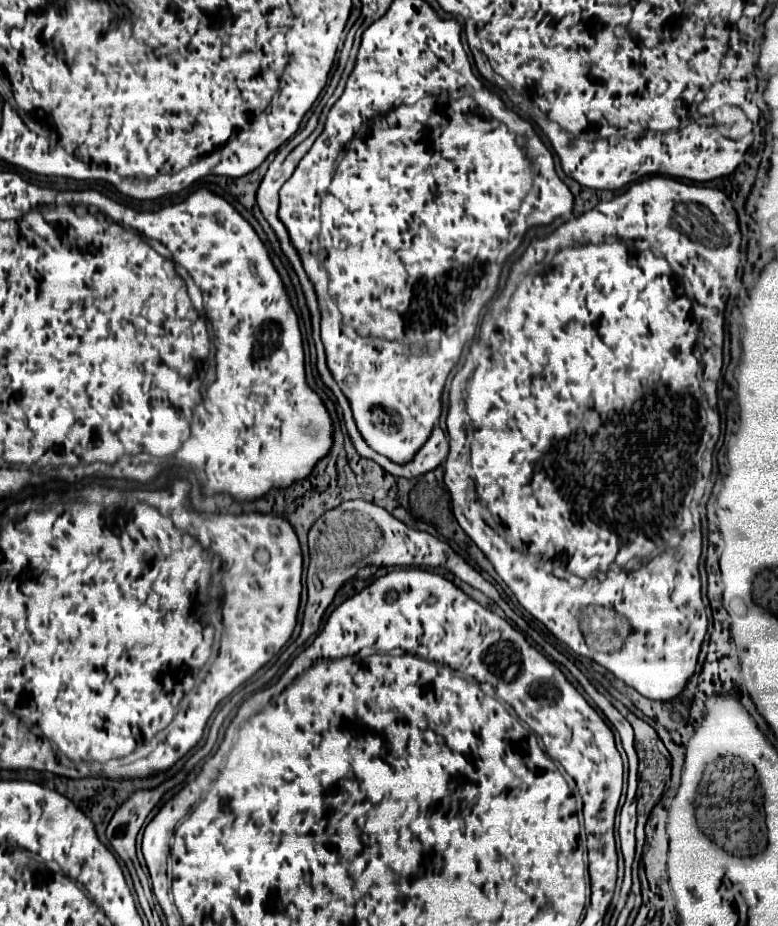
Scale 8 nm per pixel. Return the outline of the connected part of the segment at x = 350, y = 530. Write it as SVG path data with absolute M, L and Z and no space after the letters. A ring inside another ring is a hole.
M348 500L348 502L342 502L340 506L332 508L332 510L326 512L324 516L320 516L320 518L316 520L316 524L310 528L310 534L308 534L308 546L310 546L310 564L308 564L308 572L306 572L308 602L306 602L306 608L304 608L304 622L302 622L302 627L297 640L281 653L280 657L273 664L272 670L269 669L267 671L267 673L272 673L272 679L280 667L290 659L293 653L299 647L304 645L310 636L320 628L320 618L322 618L324 610L330 606L330 602L332 602L336 590L338 590L346 580L350 580L360 568L364 568L364 566L368 566L368 564L376 564L376 566L396 566L396 564L398 564L398 566L432 566L432 568L436 568L436 566L446 566L446 570L450 570L454 576L458 576L460 580L468 582L470 586L478 588L478 590L484 592L488 598L492 598L492 600L506 612L506 616L512 618L512 620L518 624L518 628L520 628L522 632L530 634L530 626L528 626L518 614L514 614L514 612L510 610L510 606L500 598L498 590L496 590L490 582L486 582L472 566L468 566L468 564L466 564L466 562L464 562L464 560L462 560L462 558L446 544L446 542L442 542L442 540L430 536L428 532L420 532L420 530L408 528L404 522L396 520L390 512L386 512L384 508L380 508L380 506L372 504L372 502L366 502L366 500Z

